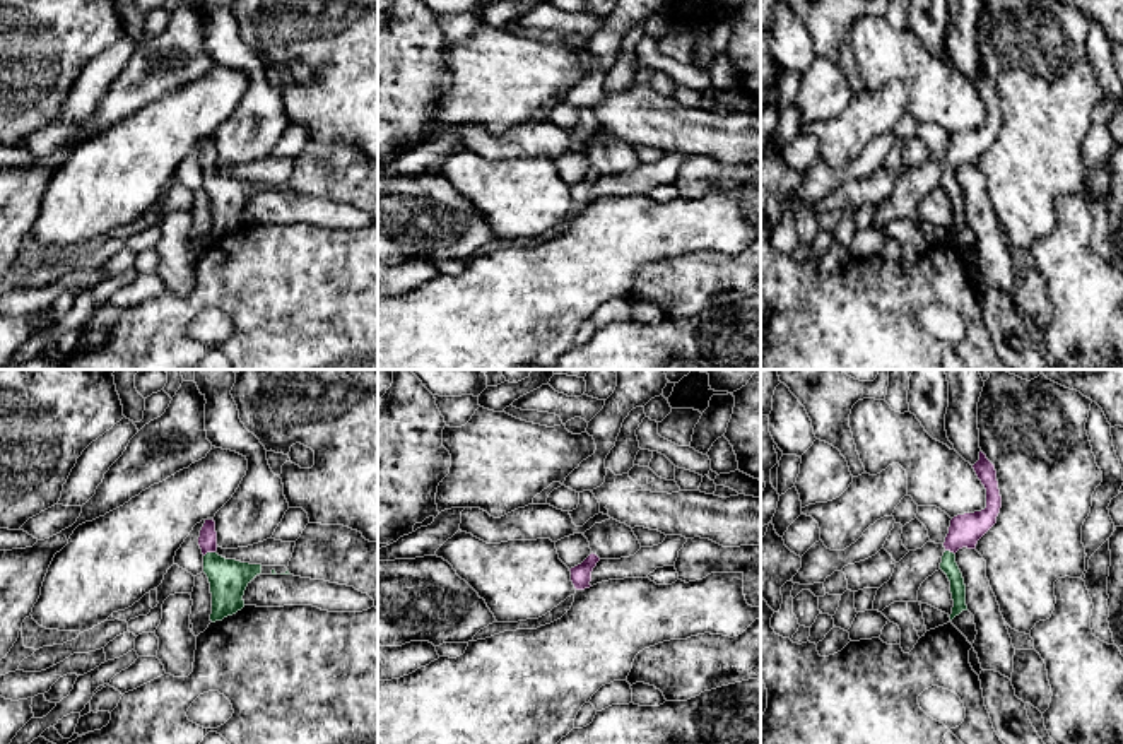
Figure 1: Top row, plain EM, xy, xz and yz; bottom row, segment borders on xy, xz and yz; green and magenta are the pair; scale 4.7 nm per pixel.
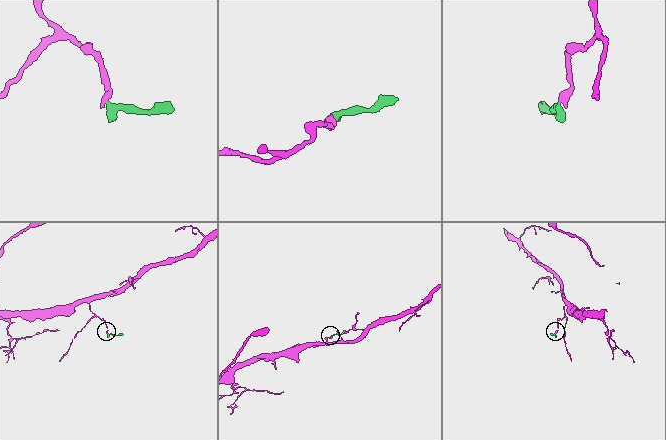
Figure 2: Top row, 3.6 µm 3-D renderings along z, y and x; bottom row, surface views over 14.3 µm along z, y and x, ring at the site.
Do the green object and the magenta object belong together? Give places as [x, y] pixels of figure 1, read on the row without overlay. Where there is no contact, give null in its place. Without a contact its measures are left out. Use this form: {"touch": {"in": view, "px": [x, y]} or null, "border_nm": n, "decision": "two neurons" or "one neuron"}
{"touch": {"in": "xy", "px": [209, 170]}, "border_nm": 60, "decision": "one neuron"}

